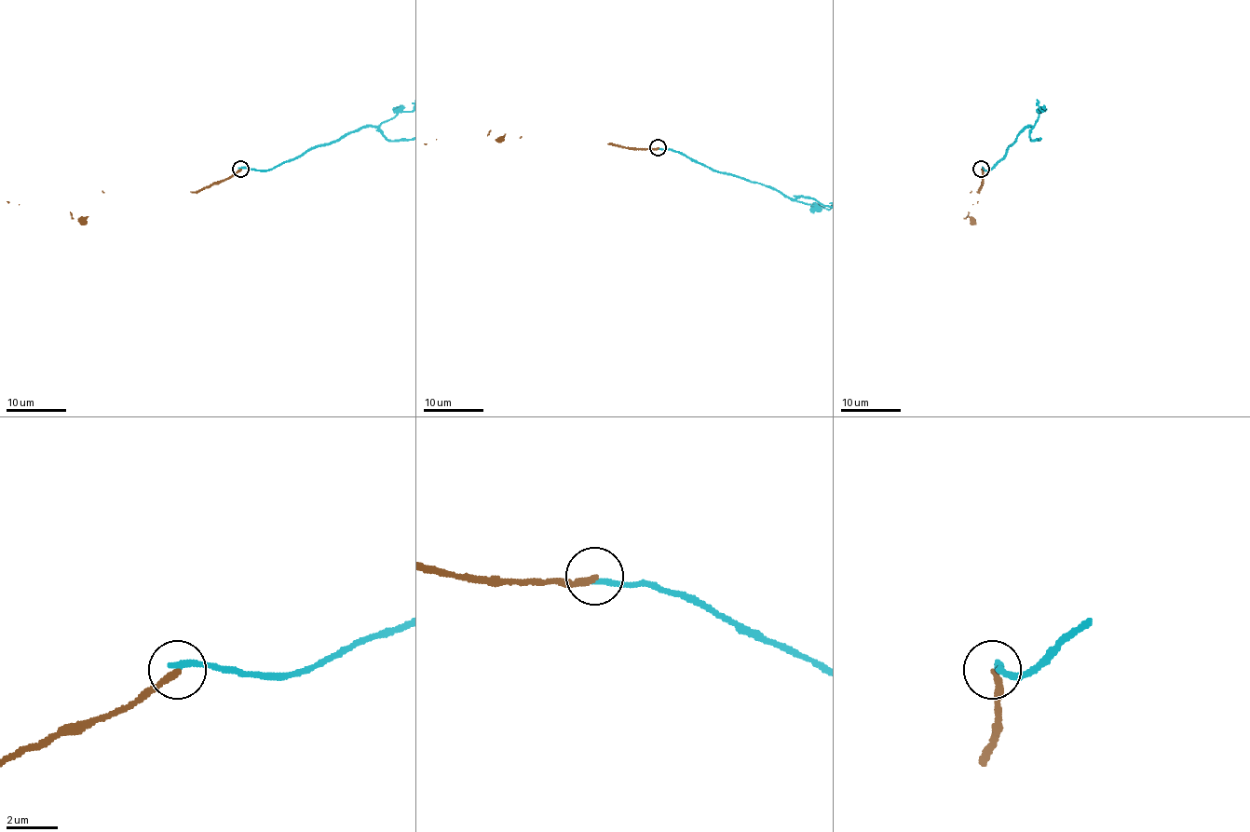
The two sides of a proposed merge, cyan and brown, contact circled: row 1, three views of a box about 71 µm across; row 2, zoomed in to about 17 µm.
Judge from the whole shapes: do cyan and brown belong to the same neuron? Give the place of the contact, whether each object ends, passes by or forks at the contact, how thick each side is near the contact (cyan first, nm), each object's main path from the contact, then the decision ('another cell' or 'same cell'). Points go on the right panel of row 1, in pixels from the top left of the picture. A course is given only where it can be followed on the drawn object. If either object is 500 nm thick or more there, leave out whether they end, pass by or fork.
place (981, 169); cyan ends; brown ends; calibres 260 and 220 nm; course brown (981, 170), (982, 182), (966, 217), (978, 201); another cell

